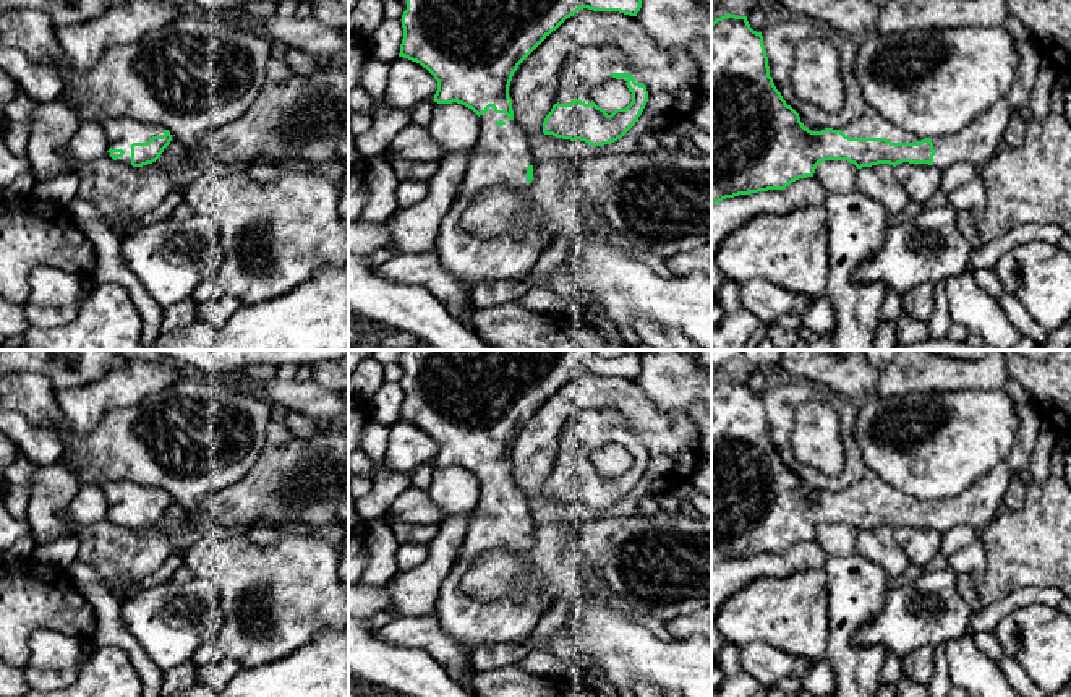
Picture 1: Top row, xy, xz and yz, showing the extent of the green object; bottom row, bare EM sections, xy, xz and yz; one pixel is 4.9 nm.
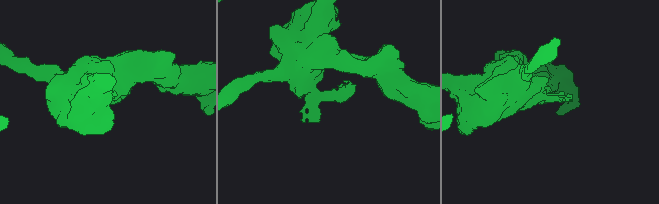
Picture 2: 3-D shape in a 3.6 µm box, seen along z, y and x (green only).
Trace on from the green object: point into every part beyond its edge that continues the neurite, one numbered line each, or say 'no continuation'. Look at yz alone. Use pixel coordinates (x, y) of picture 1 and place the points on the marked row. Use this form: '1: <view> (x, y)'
1: yz (870, 124)

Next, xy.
1: xy (122, 132)

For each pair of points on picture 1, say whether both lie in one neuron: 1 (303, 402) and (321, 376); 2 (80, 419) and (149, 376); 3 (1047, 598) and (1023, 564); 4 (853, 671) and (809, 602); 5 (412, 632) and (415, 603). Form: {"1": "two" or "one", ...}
{"1": "two", "2": "one", "3": "two", "4": "two", "5": "two"}

